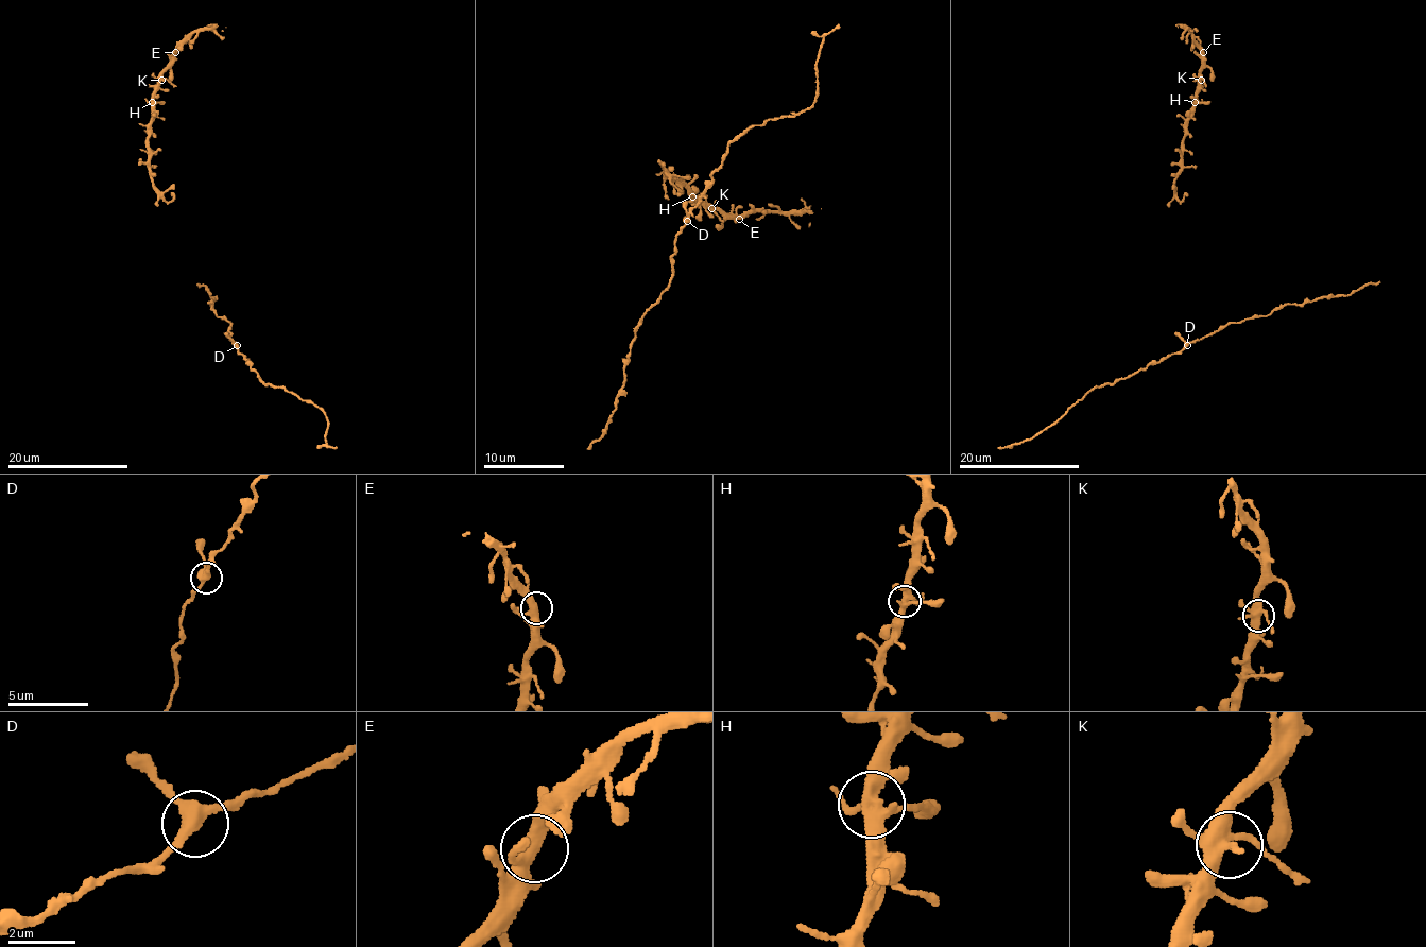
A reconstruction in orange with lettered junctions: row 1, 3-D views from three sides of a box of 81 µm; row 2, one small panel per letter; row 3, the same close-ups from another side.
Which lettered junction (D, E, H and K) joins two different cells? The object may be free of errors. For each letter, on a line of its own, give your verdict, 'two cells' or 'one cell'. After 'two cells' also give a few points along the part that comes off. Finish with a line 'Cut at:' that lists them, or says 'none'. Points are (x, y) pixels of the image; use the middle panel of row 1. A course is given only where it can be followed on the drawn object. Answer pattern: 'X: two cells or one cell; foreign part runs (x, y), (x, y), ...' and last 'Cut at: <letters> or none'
D: one cell
E: one cell
H: one cell
K: one cell
Cut at: none

